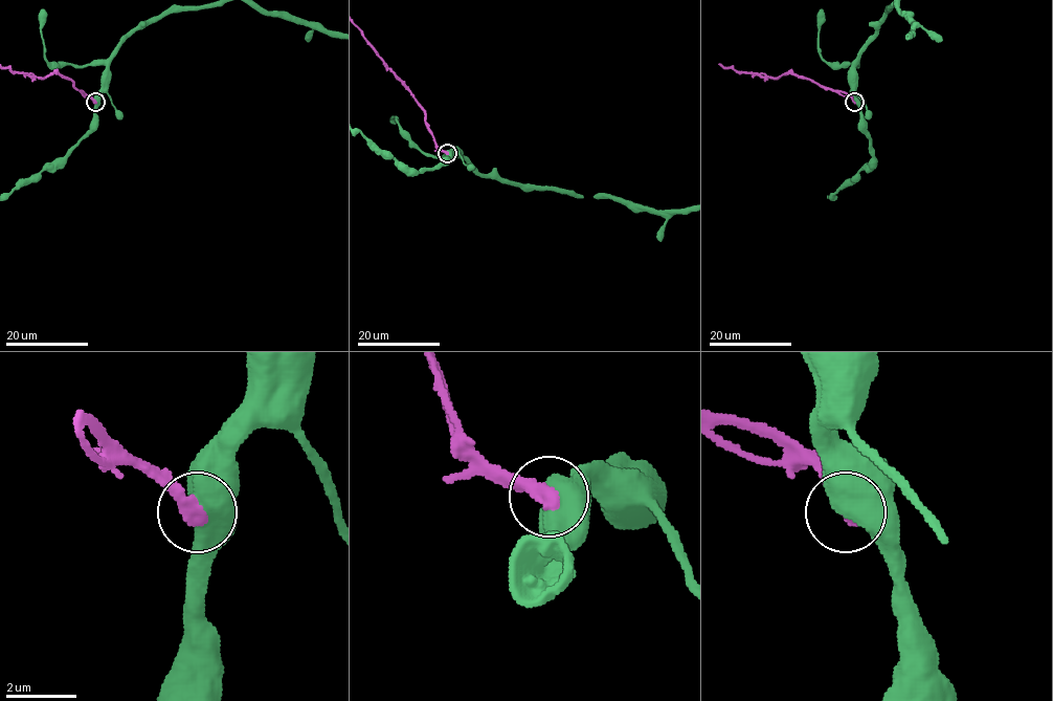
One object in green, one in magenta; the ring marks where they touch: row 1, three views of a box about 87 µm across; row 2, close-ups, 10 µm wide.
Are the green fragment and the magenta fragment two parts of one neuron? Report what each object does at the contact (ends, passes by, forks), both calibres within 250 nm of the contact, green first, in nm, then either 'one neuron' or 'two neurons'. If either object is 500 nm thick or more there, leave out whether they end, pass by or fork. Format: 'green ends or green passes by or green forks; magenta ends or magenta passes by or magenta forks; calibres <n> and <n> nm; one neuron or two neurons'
calibres 750 and 380 nm; two neurons

